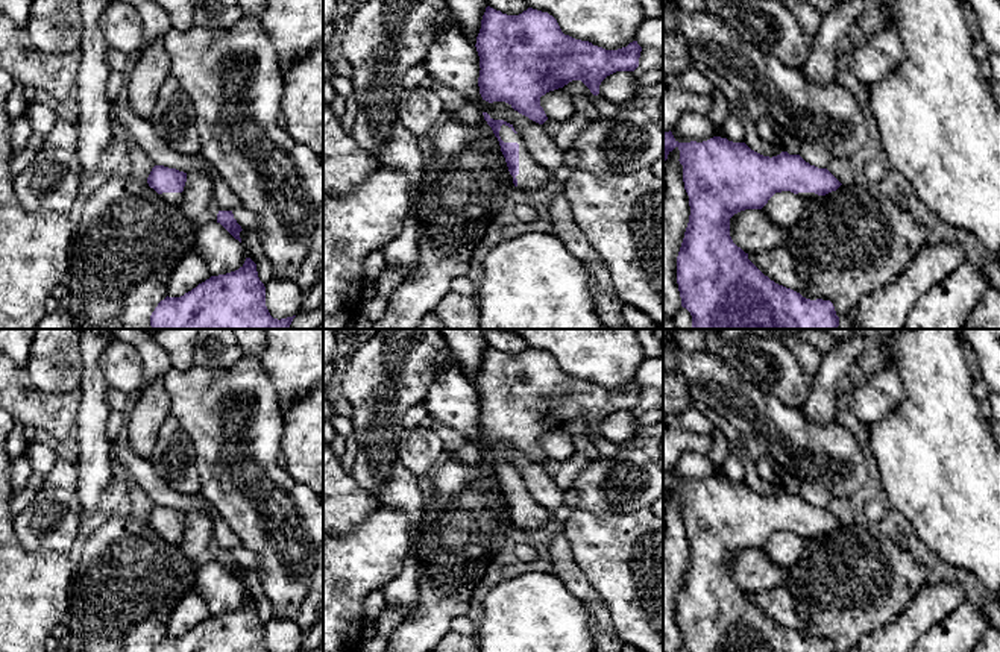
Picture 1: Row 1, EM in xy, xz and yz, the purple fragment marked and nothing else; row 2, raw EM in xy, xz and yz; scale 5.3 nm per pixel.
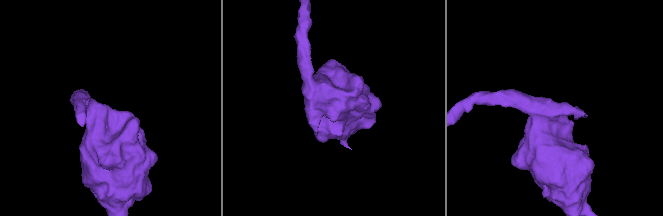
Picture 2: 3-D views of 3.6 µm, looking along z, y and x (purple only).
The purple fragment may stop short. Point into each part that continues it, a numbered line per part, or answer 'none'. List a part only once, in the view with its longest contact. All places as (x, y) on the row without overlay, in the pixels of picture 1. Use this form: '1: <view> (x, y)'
1: xz (531, 516)

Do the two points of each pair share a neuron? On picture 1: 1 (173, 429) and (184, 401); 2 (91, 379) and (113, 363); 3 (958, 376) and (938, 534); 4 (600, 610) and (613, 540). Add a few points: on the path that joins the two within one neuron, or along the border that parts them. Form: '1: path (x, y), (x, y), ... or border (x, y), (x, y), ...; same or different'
1: border (170, 414), (188, 435), (194, 451); different
2: border (106, 344), (100, 357), (100, 372), (113, 387); different
3: path (940, 416), (940, 495); same
4: border (581, 569), (607, 607), (618, 631); different

